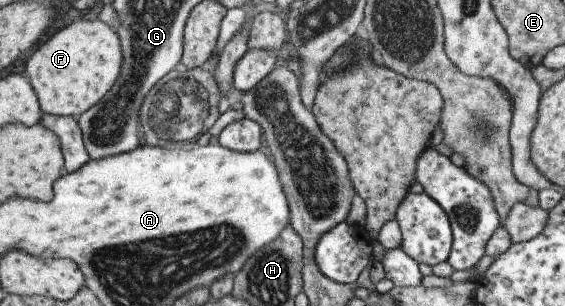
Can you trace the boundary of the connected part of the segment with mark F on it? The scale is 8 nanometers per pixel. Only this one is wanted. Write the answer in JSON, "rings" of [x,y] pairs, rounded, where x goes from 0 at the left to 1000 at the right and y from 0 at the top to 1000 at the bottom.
{"rings":[[[138,65],[103,98],[67,150],[46,196],[42,232],[74,373],[135,389],[198,288],[212,242],[214,209],[207,111],[177,65]]]}

